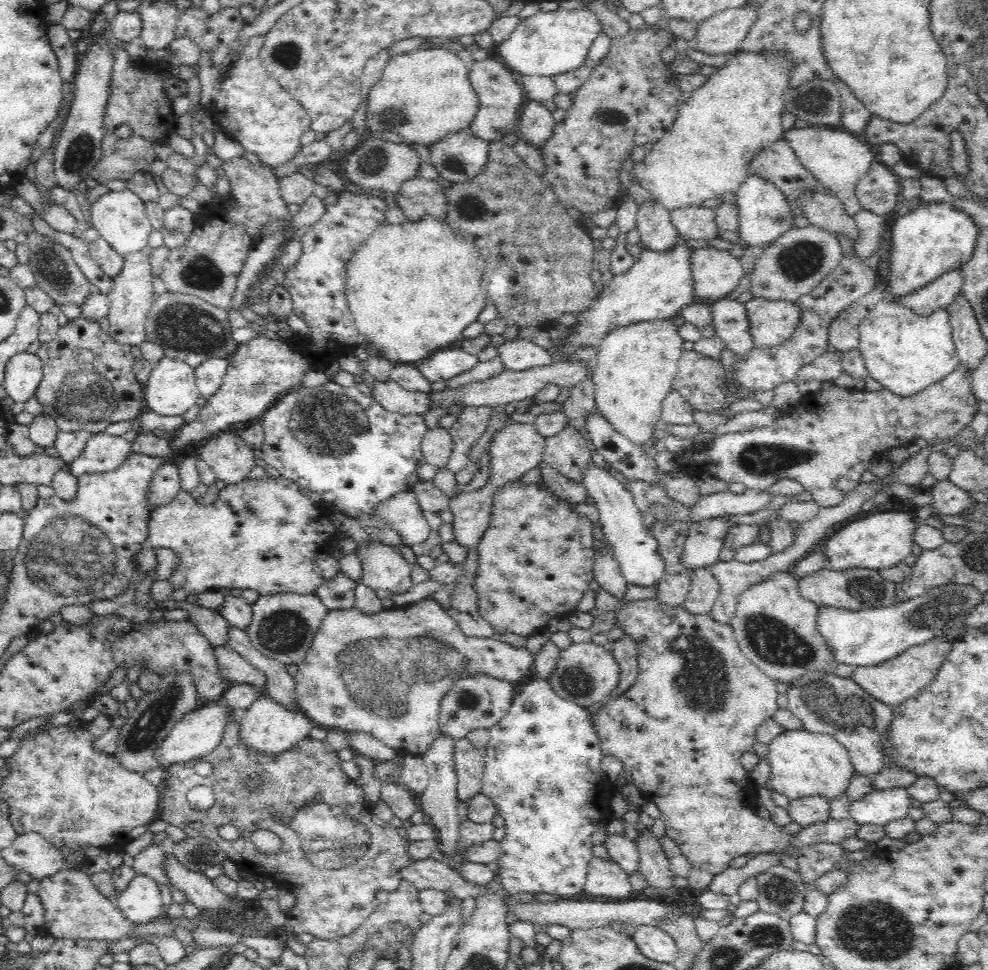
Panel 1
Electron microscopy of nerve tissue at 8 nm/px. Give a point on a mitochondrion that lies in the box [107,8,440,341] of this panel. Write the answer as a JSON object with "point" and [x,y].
{"point":[202,273]}

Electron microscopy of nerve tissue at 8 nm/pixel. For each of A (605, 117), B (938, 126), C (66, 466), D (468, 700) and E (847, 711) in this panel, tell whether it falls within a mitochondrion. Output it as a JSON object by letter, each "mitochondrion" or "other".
{"A":"mitochondrion","B":"other","C":"other","D":"mitochondrion","E":"mitochondrion"}

